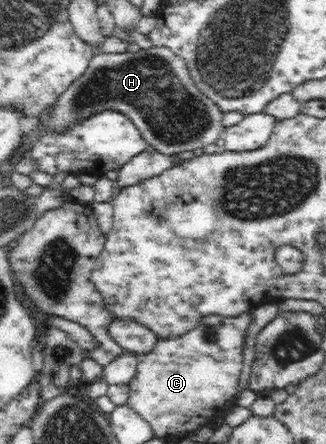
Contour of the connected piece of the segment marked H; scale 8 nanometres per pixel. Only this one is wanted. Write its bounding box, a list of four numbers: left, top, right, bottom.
[35,46,226,156]

